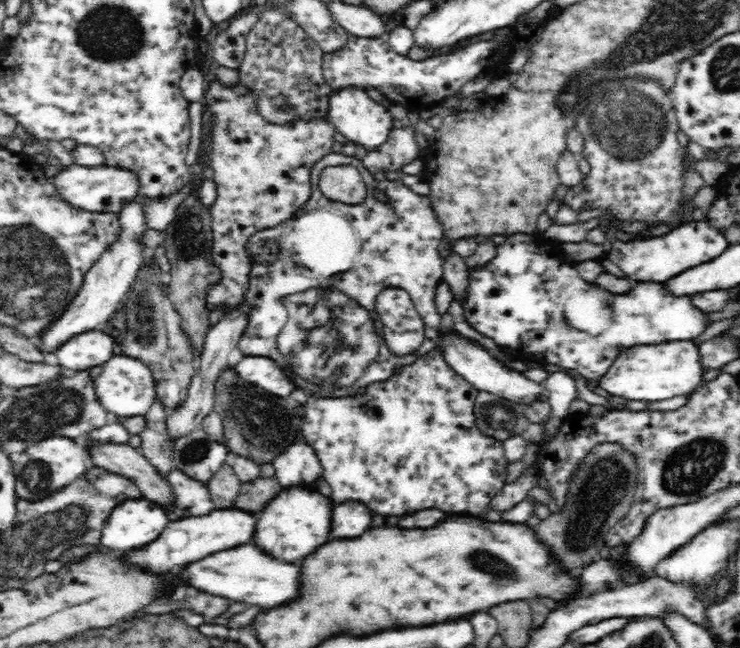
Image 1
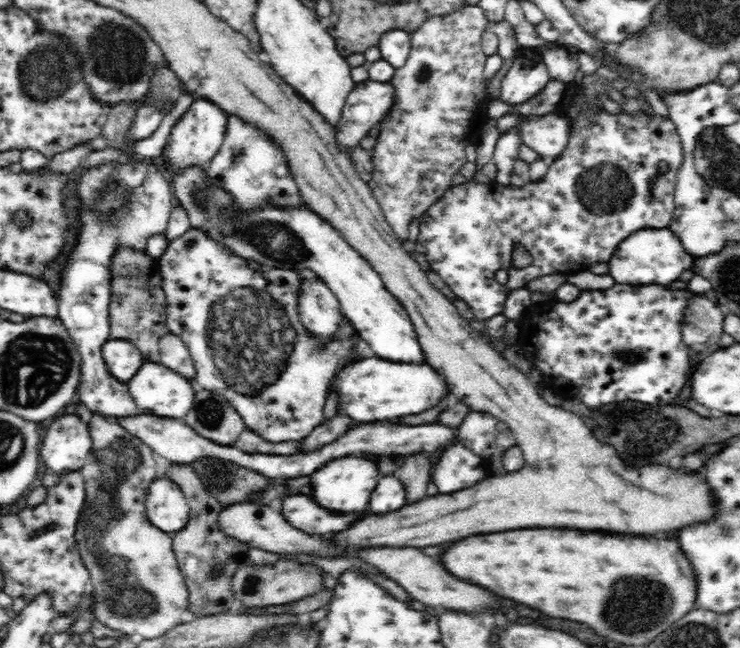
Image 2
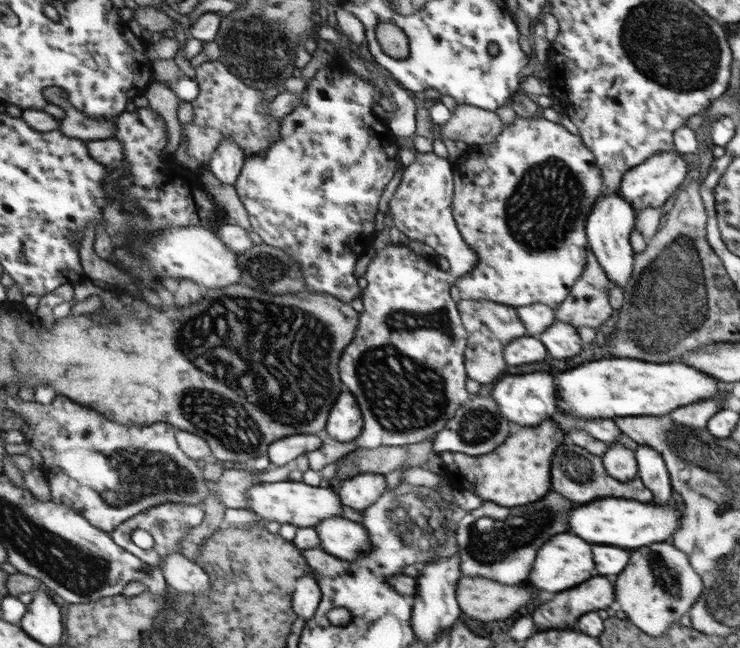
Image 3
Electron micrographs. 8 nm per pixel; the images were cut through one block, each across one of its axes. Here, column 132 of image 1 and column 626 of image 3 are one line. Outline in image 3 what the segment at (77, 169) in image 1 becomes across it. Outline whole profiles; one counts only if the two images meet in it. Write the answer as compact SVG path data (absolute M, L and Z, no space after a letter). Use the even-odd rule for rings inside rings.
M664 151L646 159L642 165L630 169L621 181L621 190L618 194L629 201L634 209L645 210L646 207L663 206L672 196L672 192L680 188L686 174L688 174L688 162L682 158L682 154L676 151Z

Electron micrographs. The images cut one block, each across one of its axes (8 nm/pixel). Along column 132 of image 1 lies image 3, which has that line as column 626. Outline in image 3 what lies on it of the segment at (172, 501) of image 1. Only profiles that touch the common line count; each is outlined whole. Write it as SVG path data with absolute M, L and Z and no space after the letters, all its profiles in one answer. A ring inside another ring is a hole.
M608 444L608 449L601 456L601 459L604 461L605 468L610 475L620 481L634 480L640 473L637 468L636 452L624 447L624 445Z

